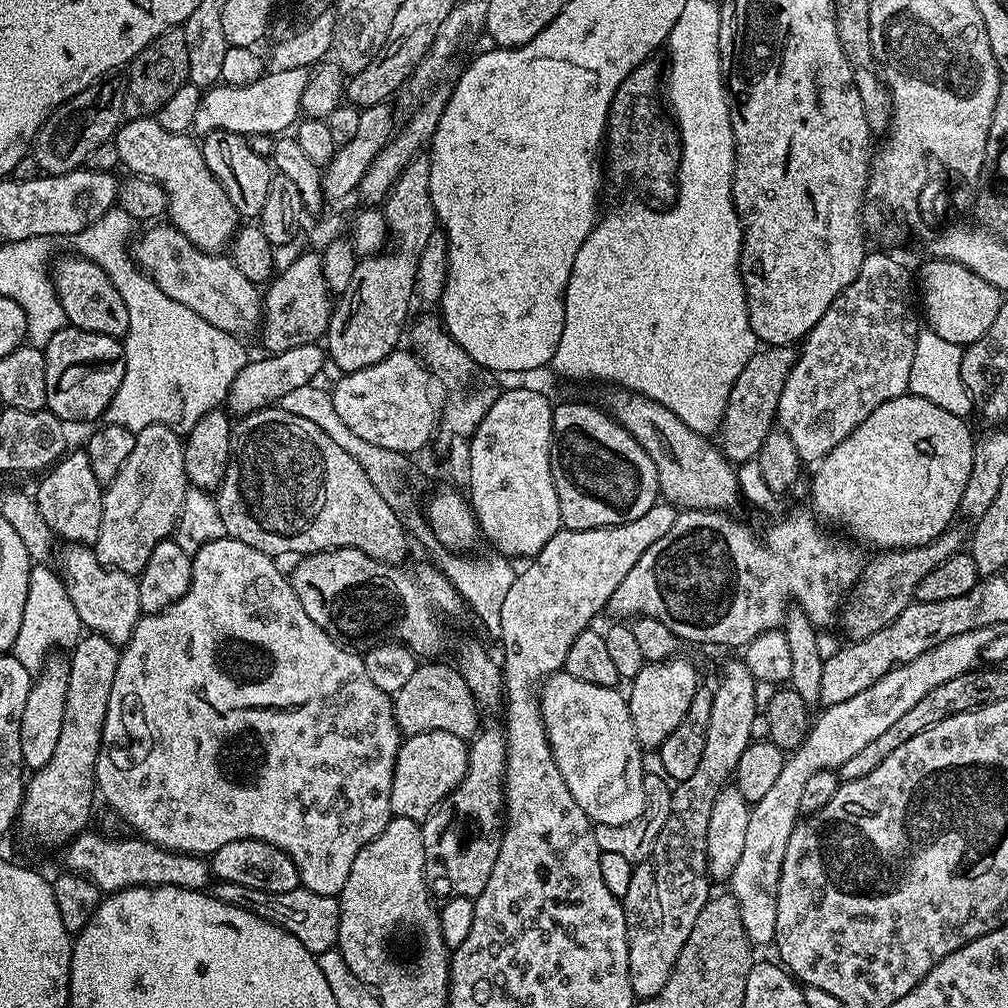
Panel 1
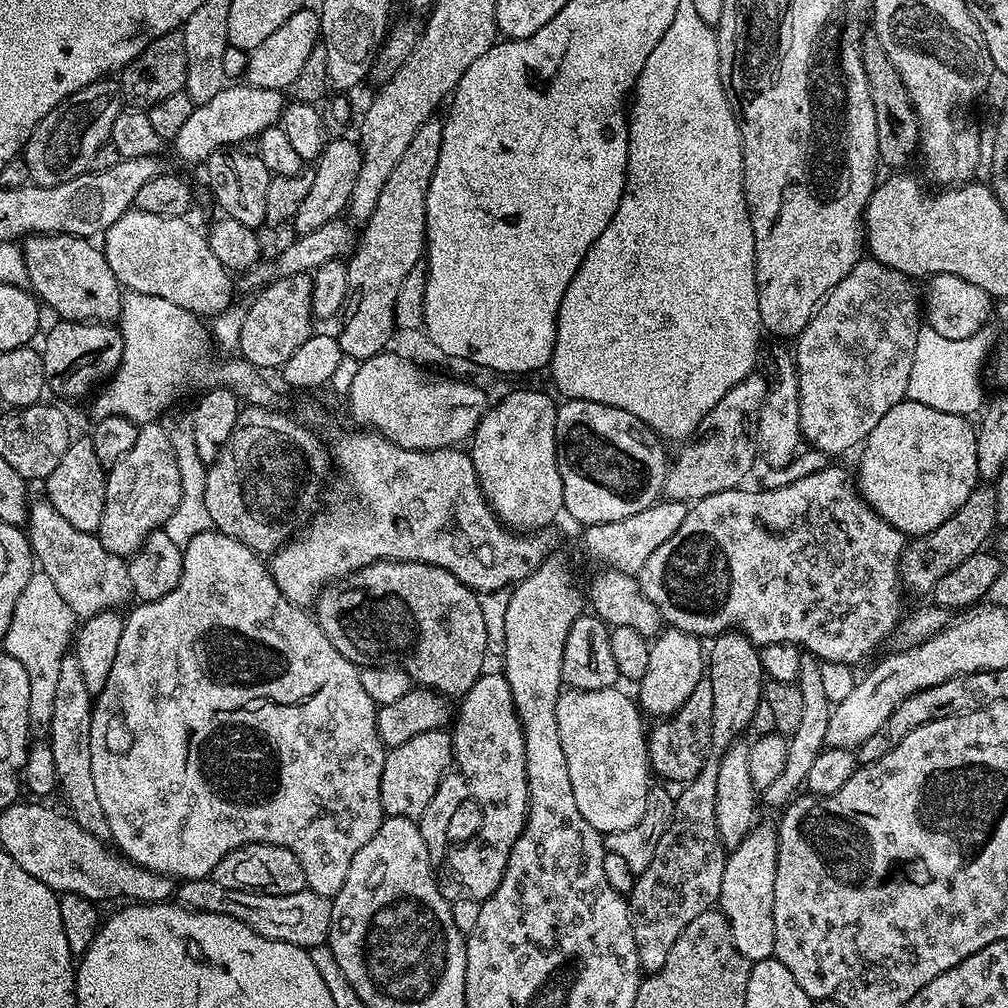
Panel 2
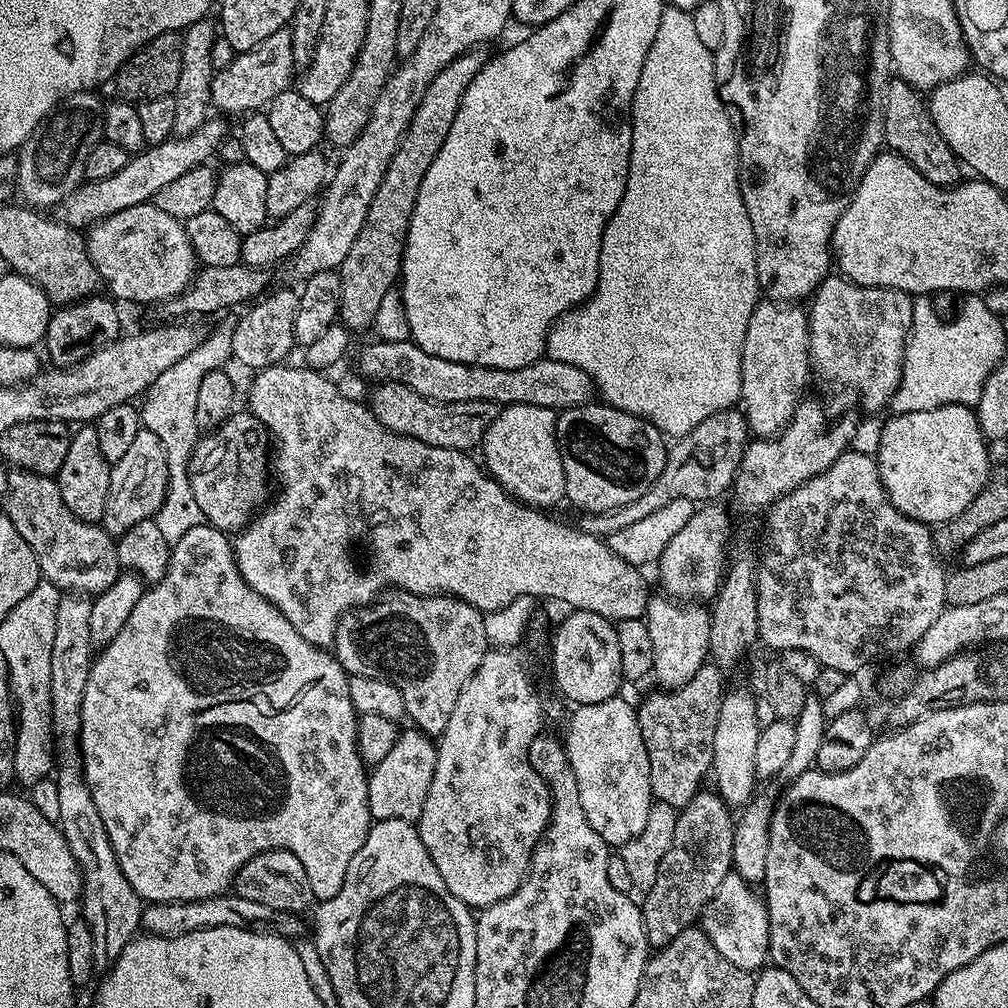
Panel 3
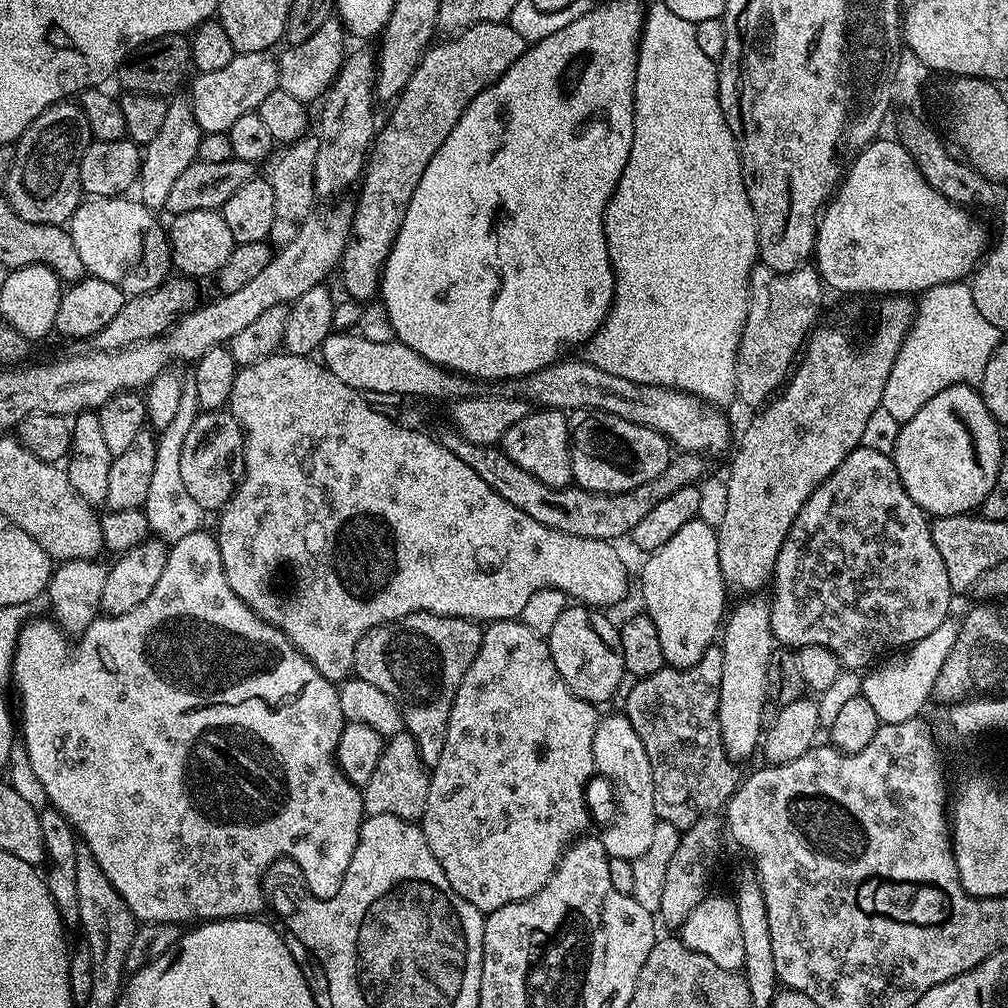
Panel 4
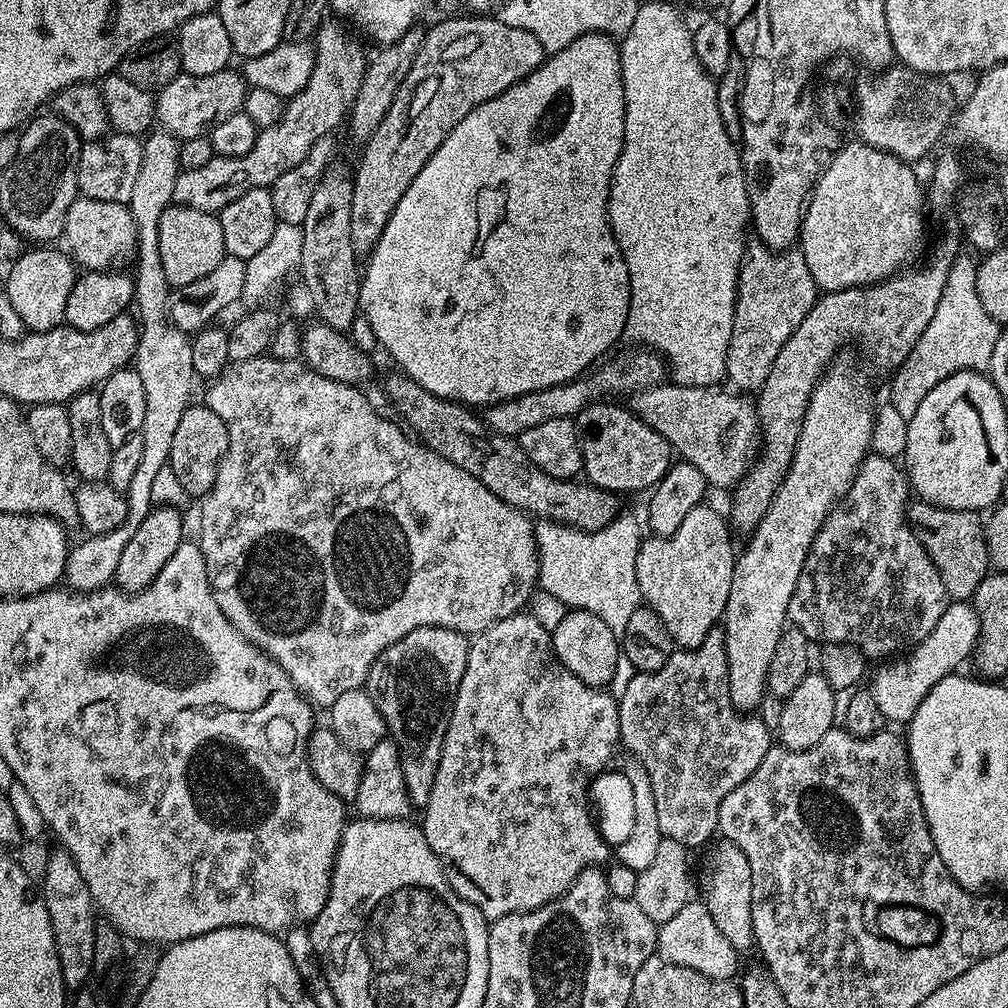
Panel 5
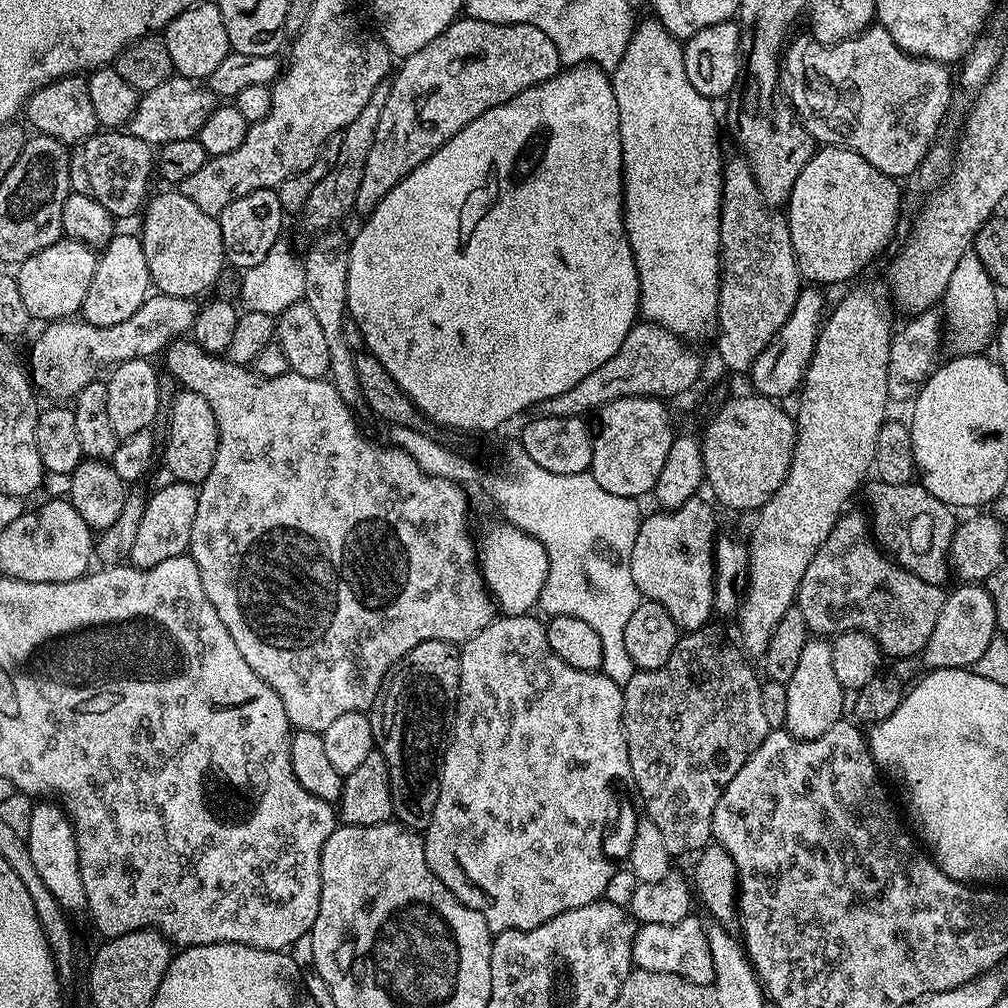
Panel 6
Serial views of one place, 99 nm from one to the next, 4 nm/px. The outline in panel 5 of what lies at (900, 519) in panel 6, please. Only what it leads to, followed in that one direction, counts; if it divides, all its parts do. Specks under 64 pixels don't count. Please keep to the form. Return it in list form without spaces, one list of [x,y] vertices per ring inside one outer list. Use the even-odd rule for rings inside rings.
[[[912,502],[908,506],[908,523],[922,542],[926,554],[930,554],[938,574],[942,574],[942,582],[949,597],[956,602],[971,601],[972,595],[978,590],[978,582],[982,582],[982,578],[990,571],[981,517],[966,510],[950,510],[933,504]]]

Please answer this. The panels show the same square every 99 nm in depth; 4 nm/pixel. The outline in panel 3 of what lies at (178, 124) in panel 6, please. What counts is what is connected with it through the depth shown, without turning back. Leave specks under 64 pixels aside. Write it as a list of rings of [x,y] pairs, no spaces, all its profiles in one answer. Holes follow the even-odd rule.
[[[291,27],[279,28],[245,52],[237,52],[230,66],[219,69],[212,77],[211,107],[220,112],[251,114],[267,109],[268,103],[290,87],[294,80],[294,46]]]

